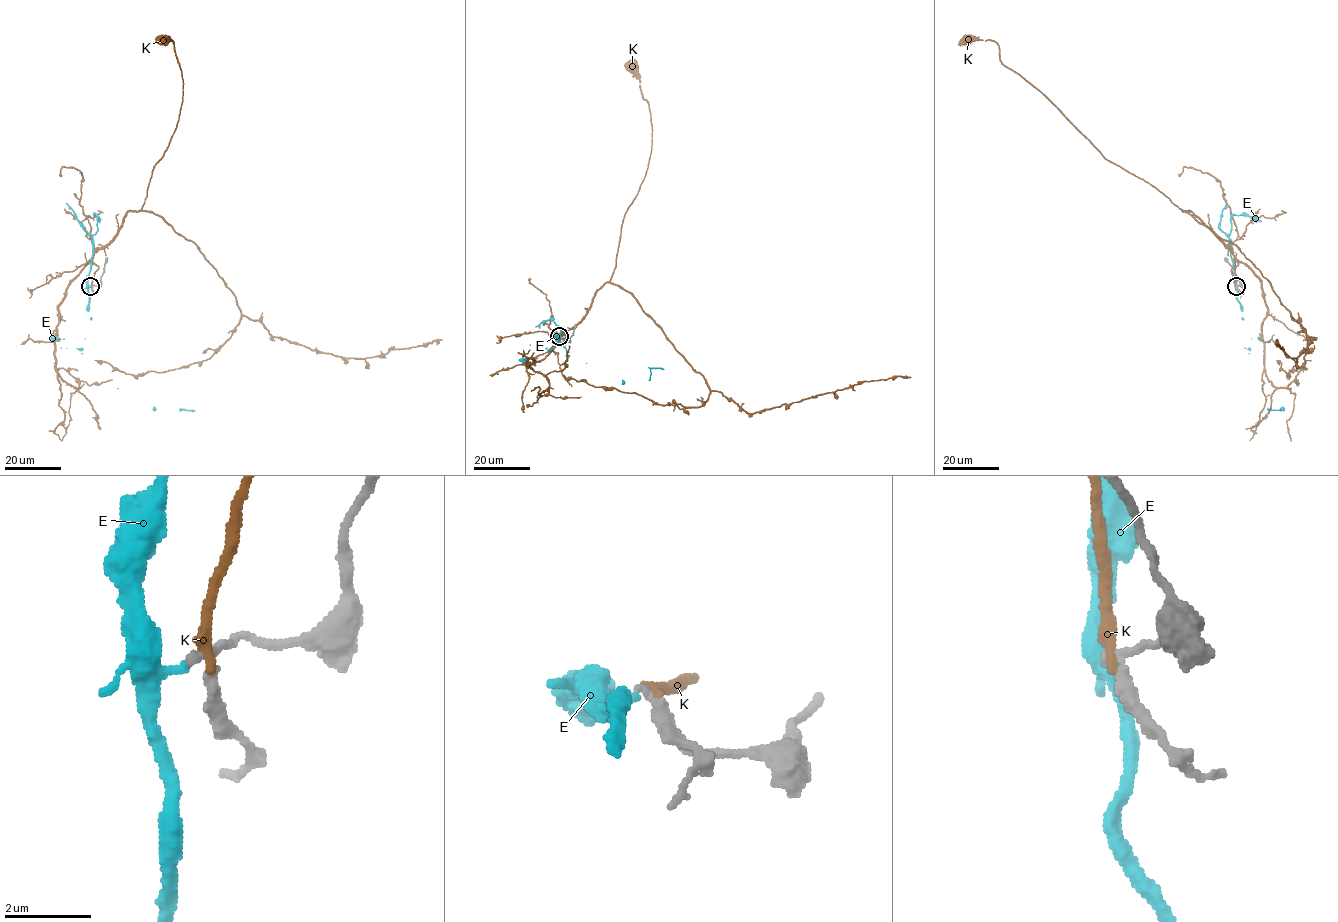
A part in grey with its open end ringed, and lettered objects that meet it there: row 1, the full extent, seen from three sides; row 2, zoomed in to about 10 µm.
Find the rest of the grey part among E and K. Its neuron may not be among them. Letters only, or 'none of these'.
E

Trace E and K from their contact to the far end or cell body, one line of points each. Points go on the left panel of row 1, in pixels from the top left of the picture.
E: (90, 286), (90, 320), (82, 353), (117, 388), (194, 411)
K: (92, 286), (98, 266), (92, 255), (129, 211), (141, 208), (178, 120), (180, 66), (174, 43), (161, 41)

